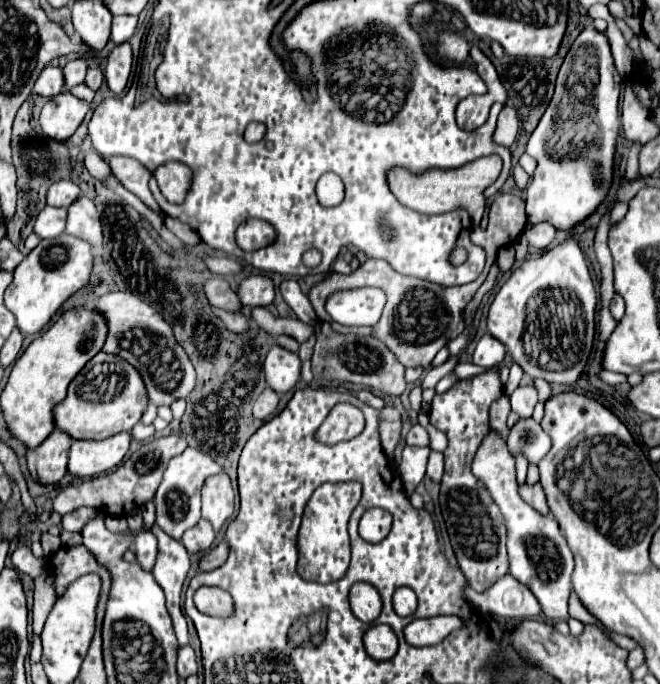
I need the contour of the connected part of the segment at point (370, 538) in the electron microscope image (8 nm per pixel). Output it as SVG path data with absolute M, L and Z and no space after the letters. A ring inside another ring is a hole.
M371 508L359 522L359 536L367 542L381 542L391 530L391 514L383 508Z

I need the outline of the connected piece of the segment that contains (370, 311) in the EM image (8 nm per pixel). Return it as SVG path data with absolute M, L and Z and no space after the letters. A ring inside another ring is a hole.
M375 287L334 293L325 304L333 320L349 326L375 326L386 303L385 293Z

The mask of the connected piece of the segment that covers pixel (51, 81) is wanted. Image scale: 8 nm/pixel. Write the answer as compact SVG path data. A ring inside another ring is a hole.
M47 66L39 74L39 78L33 86L33 92L39 94L39 96L47 96L47 98L53 98L59 92L63 92L63 72L61 72L61 68L59 66Z

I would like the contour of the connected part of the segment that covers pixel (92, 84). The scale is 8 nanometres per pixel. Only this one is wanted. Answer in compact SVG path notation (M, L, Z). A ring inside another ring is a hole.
M91 66L91 68L87 70L85 84L87 84L93 92L97 92L97 90L99 90L99 86L103 84L103 70L101 70L99 66Z

